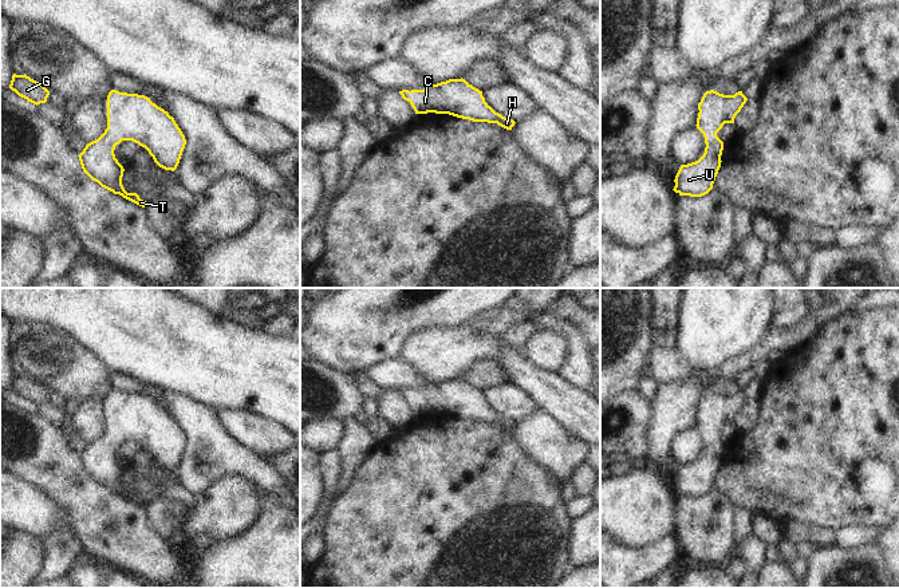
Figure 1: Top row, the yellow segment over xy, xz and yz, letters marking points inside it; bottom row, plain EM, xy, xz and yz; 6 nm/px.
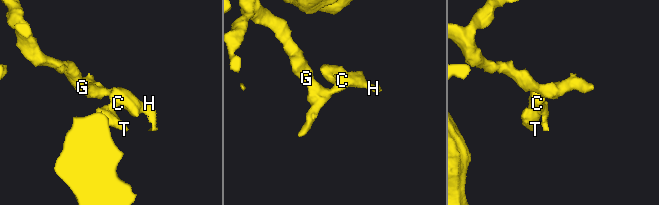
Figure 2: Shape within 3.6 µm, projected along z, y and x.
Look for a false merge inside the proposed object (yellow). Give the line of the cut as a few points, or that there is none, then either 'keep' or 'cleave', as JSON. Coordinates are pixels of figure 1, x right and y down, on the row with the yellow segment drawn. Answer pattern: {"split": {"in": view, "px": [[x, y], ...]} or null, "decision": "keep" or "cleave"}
{"split": null, "decision": "keep"}

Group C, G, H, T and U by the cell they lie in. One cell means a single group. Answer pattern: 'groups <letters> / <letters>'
groups C G H T U

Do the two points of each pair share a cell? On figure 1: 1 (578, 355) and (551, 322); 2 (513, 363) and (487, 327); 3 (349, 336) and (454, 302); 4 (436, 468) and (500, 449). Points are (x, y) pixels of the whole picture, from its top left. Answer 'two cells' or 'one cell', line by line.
1: one cell
2: two cells
3: one cell
4: one cell

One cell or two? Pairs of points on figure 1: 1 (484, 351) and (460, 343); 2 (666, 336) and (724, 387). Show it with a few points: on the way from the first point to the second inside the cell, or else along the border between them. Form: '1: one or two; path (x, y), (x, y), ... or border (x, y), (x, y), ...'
1: one; path (478, 346), (465, 346)
2: two; border (654, 344), (674, 348)

